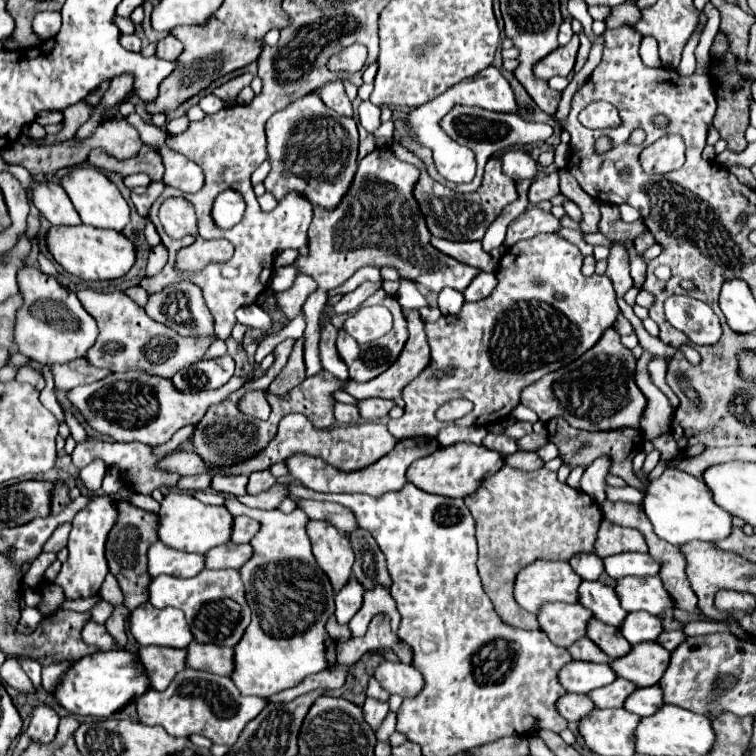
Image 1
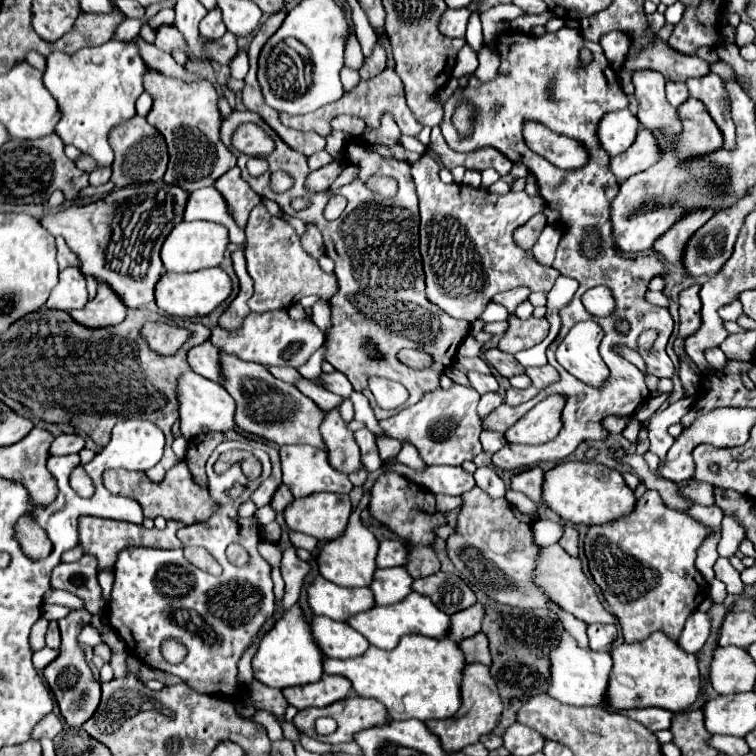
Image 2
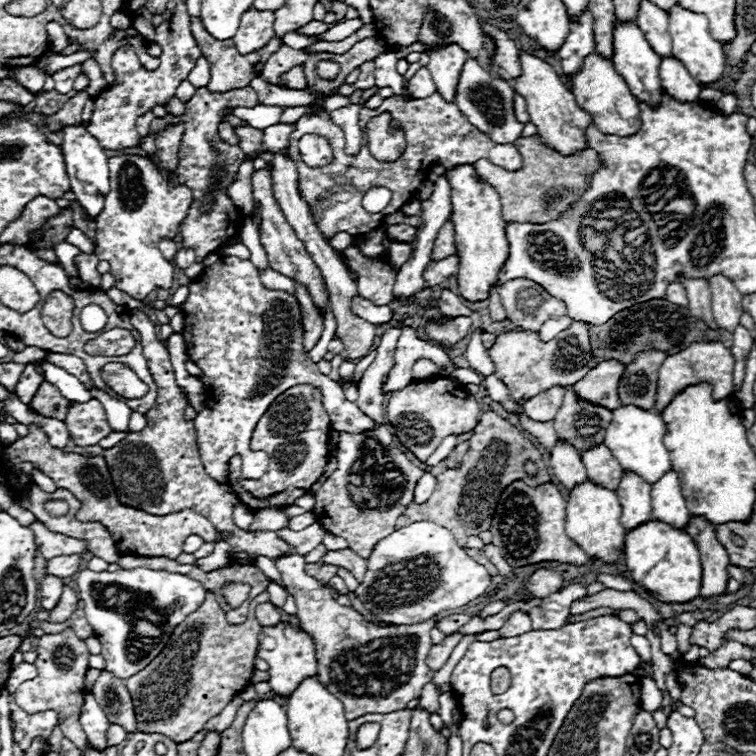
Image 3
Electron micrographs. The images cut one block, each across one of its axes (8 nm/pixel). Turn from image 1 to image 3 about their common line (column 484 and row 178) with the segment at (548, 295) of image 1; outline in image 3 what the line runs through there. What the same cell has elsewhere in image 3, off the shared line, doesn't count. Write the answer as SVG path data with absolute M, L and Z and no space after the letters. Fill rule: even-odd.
M432 94L424 100L404 100L400 96L385 98L377 109L362 107L359 125L364 131L366 124L376 115L382 112L392 114L392 127L402 129L406 132L406 142L408 148L406 152L394 160L394 162L378 162L372 158L367 141L363 140L362 148L356 156L348 156L344 146L344 132L340 126L336 126L330 118L328 112L310 112L302 116L296 122L296 128L290 132L288 140L288 156L294 160L296 170L298 170L298 190L302 198L308 202L310 212L314 222L318 224L318 230L326 240L330 240L338 232L348 232L352 236L366 234L372 226L380 226L384 216L388 212L378 212L370 214L362 208L362 198L364 194L374 188L374 186L384 186L392 192L392 212L400 210L418 190L418 186L426 180L428 168L434 160L442 160L444 168L454 168L460 164L474 164L480 158L490 160L496 166L502 166L510 172L518 170L522 166L522 156L514 148L514 144L496 144L492 142L484 132L480 132L476 126L468 122L468 118L458 110L456 104L446 104L438 94ZM304 134L318 134L324 136L330 142L330 148L334 152L334 160L328 166L322 168L312 168L302 162L300 152L298 152L298 140Z

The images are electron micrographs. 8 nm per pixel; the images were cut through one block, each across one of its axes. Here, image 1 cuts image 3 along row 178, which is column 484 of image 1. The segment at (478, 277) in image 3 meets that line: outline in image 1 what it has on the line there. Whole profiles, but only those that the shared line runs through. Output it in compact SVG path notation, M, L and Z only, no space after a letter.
M462 442L462 444L448 446L448 448L440 448L434 454L416 460L408 468L406 476L414 486L422 488L424 492L450 496L450 498L464 498L464 496L476 492L480 488L480 482L484 482L486 476L496 474L502 466L504 466L504 458L496 450L488 450L484 446Z

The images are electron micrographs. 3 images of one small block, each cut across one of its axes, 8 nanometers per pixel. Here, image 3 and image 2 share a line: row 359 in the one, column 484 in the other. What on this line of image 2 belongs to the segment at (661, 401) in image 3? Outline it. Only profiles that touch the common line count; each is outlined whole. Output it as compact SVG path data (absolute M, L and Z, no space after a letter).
M466 664L462 670L462 684L460 684L460 696L462 696L462 706L460 710L446 718L446 720L428 720L426 728L440 738L442 748L450 752L460 752L462 748L476 744L482 734L488 734L494 730L494 726L500 720L502 714L502 702L498 696L498 688L494 678L490 676L488 666L482 664Z

